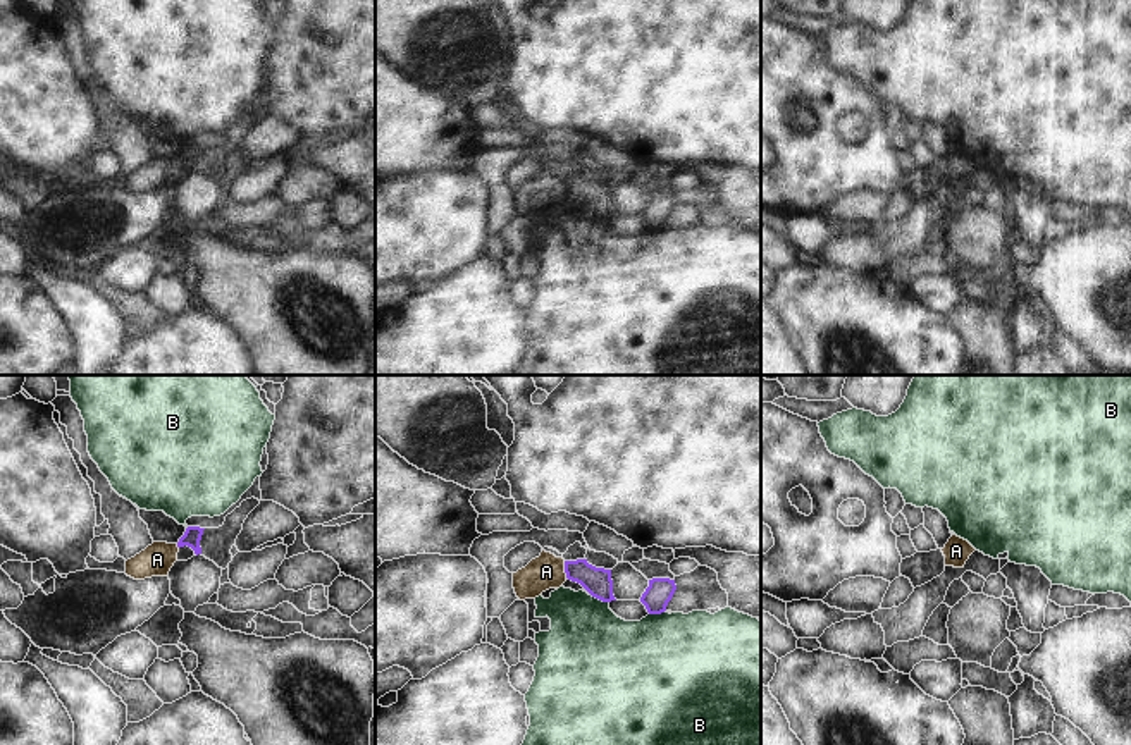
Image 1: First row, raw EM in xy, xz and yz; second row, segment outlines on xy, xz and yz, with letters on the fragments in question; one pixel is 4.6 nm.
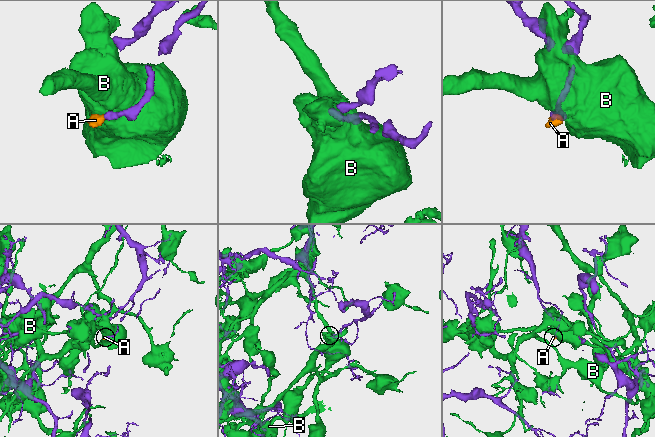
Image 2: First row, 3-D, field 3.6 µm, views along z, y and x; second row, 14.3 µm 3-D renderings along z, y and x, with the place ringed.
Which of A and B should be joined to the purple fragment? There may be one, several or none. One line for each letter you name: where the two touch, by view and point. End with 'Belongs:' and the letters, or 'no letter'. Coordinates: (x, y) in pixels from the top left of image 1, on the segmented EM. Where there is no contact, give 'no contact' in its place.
Belongs: no letter

